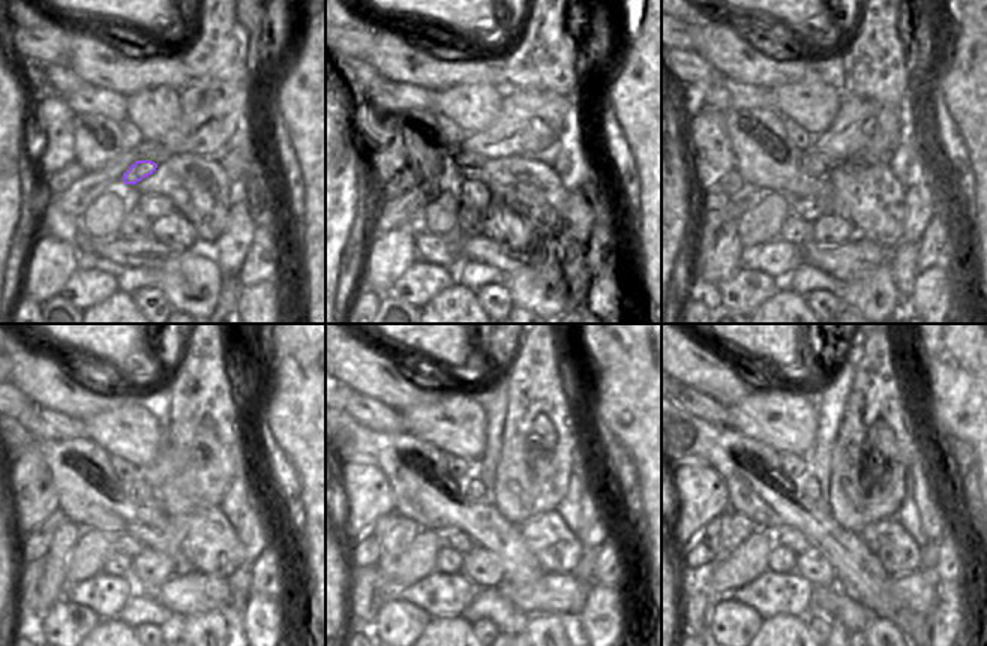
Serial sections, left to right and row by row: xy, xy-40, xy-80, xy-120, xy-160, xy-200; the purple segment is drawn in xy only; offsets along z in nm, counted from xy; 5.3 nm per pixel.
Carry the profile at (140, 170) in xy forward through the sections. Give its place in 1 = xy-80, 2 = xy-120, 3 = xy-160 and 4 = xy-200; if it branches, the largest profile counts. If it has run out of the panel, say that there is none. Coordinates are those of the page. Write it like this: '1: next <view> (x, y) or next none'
1: next xy-80 (810, 161)
2: next xy-120 (138, 492)
3: next xy-160 (471, 487)
4: next xy-200 (809, 487)

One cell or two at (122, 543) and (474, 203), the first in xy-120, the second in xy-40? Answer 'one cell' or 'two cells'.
one cell

